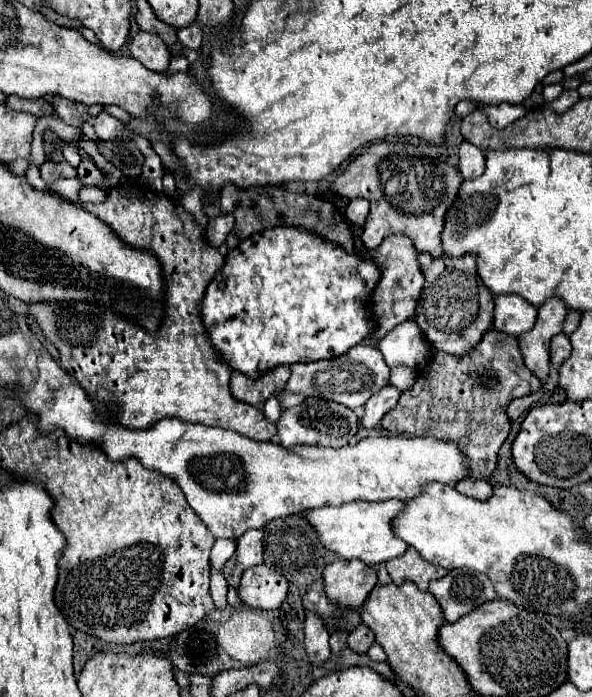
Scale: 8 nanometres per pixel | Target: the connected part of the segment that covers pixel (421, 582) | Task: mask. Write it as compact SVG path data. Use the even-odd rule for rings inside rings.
M413 547L403 557L395 561L387 561L387 571L395 585L403 585L405 581L415 583L421 591L427 591L429 581L437 579L437 567L427 563Z

